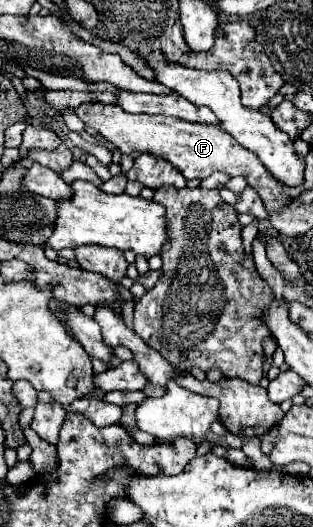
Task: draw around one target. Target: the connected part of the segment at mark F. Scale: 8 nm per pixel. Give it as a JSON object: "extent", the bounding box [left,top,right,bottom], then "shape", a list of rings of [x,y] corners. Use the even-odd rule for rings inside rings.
{"extent":[75,102,291,212],"shape":[[[101,102],[81,104],[79,108],[75,108],[75,112],[85,124],[97,128],[103,134],[103,138],[113,142],[123,154],[127,154],[131,158],[137,158],[143,152],[151,152],[155,156],[169,160],[175,168],[179,168],[185,174],[187,180],[193,180],[193,178],[205,180],[215,170],[223,170],[229,176],[245,176],[249,186],[259,192],[259,196],[269,212],[279,210],[281,206],[285,206],[285,202],[291,200],[289,196],[285,196],[281,192],[281,184],[277,184],[269,176],[269,172],[261,164],[261,160],[257,160],[257,156],[253,152],[249,152],[247,148],[237,144],[237,140],[223,128],[213,128],[209,124],[189,124],[185,120],[173,120],[167,116],[129,114],[121,106],[109,106],[109,104],[101,104]]]}

